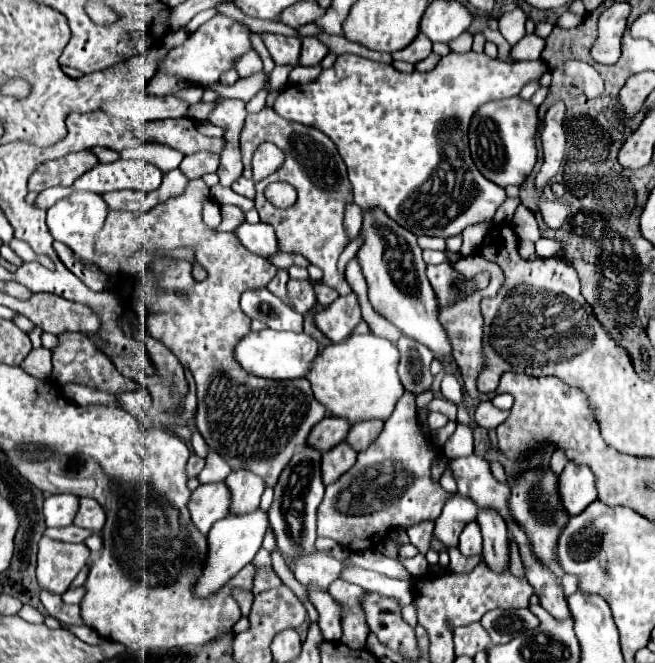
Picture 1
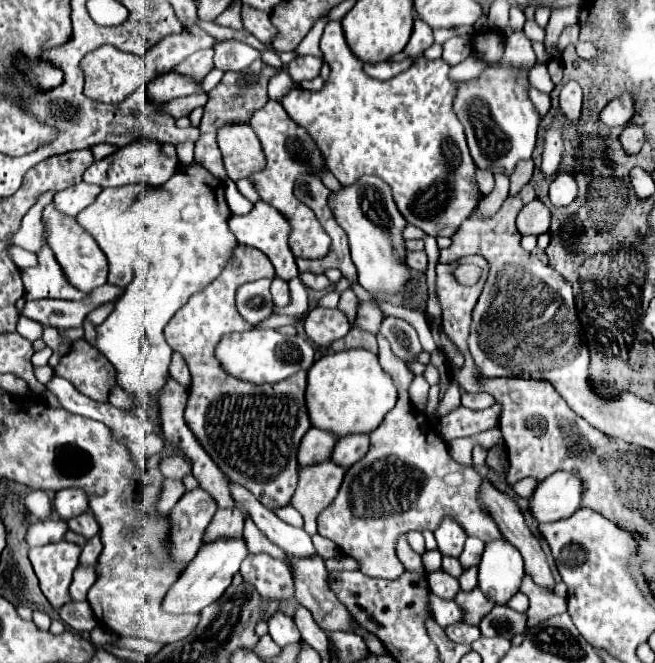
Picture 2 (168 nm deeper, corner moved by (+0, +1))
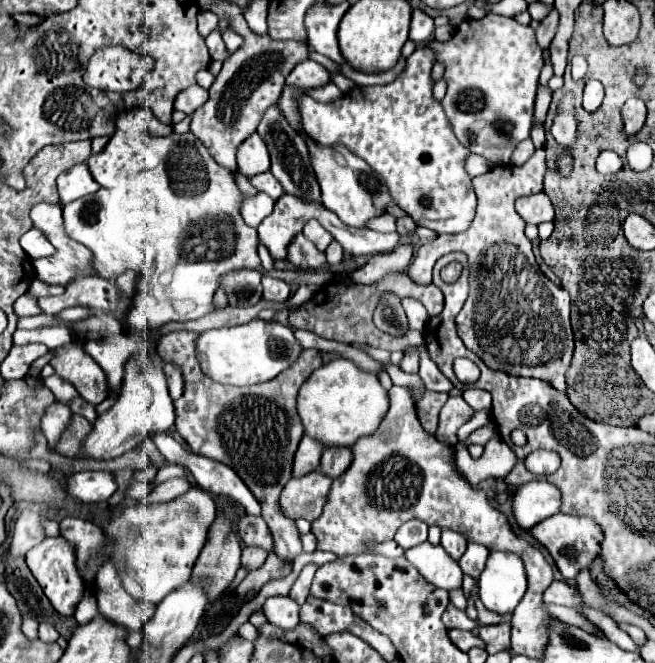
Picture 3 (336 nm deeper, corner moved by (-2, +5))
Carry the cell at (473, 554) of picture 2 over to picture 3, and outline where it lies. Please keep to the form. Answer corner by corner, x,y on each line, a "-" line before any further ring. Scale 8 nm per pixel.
469,543
467,551
463,553
463,557
459,559
459,567
463,569
465,575
471,575
473,579
479,579
481,571
485,569
485,561
487,561
489,551
479,545
479,543

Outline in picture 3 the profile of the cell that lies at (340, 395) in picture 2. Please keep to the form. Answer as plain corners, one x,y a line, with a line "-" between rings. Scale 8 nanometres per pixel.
337,357
331,363
315,369
301,385
297,395
297,413
305,435
317,439
325,447
351,447
359,437
373,435
389,409
387,393
379,379
363,373
349,359

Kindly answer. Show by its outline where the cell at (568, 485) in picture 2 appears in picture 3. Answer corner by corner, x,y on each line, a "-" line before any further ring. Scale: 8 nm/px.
529,481
513,493
513,517
521,529
531,529
539,521
559,513
561,493
549,481

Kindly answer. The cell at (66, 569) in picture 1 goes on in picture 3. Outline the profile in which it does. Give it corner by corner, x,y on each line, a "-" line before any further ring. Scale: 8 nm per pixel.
47,537
39,545
35,545
31,551
27,551
25,563
31,569
31,573
37,579
37,583
41,585
43,593
51,599
51,605
55,607
55,611
61,613
61,615
67,615
67,617
73,615
77,603
83,597
85,581
77,573
75,549
71,547
71,543
65,541
63,537

